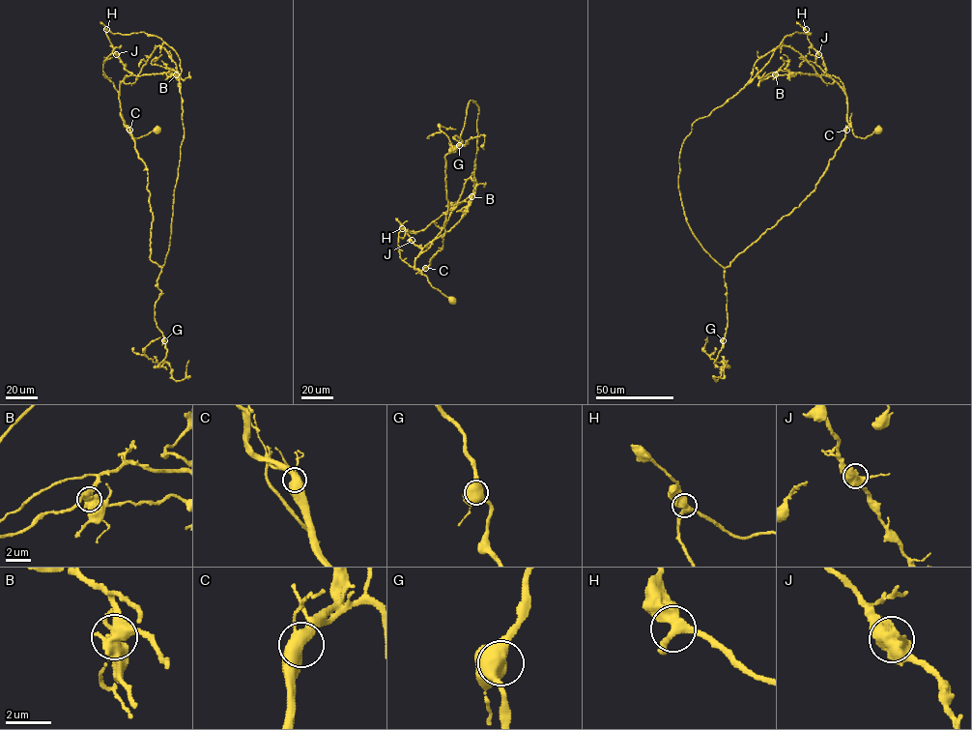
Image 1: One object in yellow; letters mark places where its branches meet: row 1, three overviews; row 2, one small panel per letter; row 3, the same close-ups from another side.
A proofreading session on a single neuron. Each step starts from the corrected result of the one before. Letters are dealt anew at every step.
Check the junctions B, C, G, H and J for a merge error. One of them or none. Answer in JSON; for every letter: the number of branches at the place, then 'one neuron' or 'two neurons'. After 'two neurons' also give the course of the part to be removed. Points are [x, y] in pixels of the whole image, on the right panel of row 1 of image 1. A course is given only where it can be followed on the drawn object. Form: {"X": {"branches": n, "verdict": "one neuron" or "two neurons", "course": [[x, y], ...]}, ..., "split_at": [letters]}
{"B": {"branches": 3, "verdict": "two neurons", "course": [[775, 74], [789, 74], [785, 69], [789, 60]]}, "C": {"branches": 3, "verdict": "one neuron"}, "G": {"branches": 3, "verdict": "one neuron"}, "H": {"branches": 3, "verdict": "one neuron"}, "J": {"branches": 3, "verdict": "one neuron"}, "split_at": ["B"]}

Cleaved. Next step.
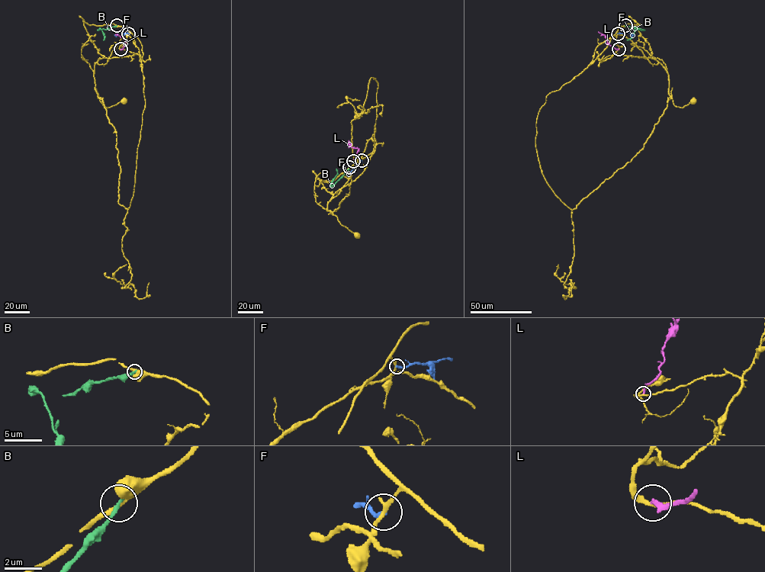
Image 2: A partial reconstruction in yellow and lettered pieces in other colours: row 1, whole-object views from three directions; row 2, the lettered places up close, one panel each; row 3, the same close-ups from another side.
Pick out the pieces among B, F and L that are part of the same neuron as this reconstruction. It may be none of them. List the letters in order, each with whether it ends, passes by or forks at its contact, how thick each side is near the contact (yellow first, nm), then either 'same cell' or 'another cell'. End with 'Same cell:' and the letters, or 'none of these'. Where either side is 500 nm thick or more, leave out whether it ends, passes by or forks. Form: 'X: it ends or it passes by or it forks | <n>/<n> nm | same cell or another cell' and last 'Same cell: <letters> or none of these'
B: it ends | 280/240 nm | another cell
F: it ends | 190/200 nm | another cell
L: it ends | 200/200 nm | another cell
Same cell: none of these

